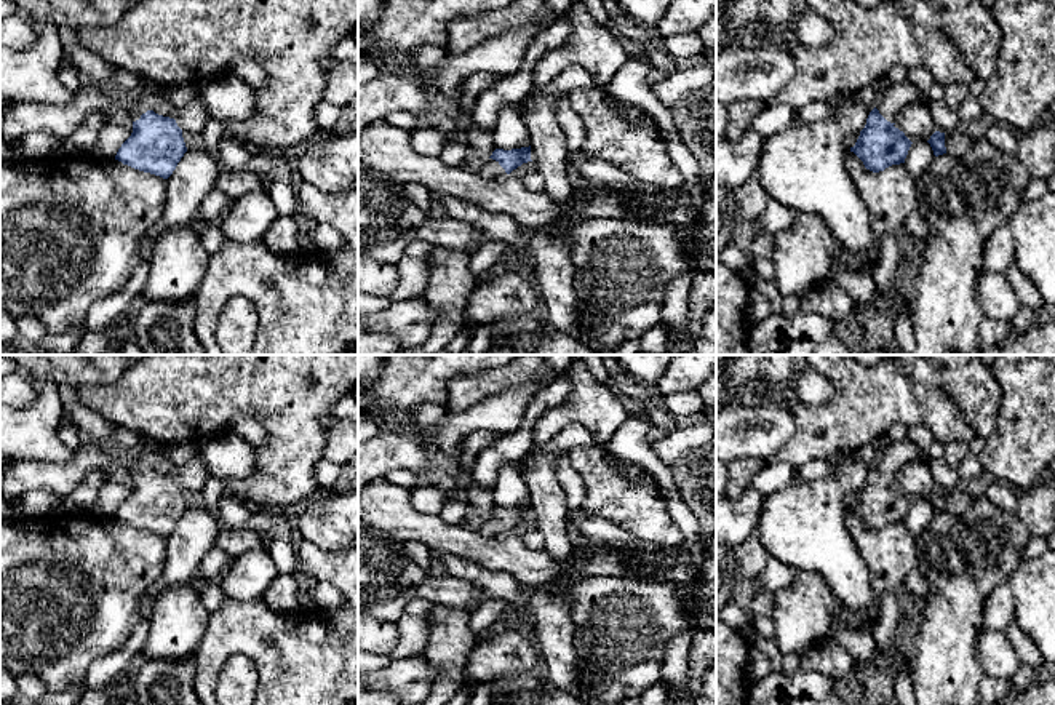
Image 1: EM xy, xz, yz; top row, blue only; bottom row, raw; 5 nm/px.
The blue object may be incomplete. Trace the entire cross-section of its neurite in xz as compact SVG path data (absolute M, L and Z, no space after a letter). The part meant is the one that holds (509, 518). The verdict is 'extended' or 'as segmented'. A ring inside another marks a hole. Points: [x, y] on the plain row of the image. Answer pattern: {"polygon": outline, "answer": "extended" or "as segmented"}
{"polygon": "M531 504L512 508L496 507L480 528L480 534L484 537L502 536L528 520L532 520Z", "answer": "extended"}

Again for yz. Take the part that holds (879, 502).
{"polygon": "M910 438L886 444L882 460L870 470L865 486L850 505L866 528L879 531L905 521L913 500L894 483L898 470L913 460L929 462Z", "answer": "extended"}

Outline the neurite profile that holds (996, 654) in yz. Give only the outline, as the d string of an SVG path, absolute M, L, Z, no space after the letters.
M983 628L977 641L977 659L986 676L1009 679L1021 660L1005 631Z

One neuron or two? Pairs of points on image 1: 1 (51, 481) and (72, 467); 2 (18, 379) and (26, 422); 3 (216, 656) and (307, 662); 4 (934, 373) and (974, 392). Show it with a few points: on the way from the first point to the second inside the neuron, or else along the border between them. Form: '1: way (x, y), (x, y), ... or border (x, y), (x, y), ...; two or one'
1: way (56, 478), (67, 472); one
2: border (23, 371), (37, 398), (16, 410); two
3: way (238, 646), (261, 646), (280, 661), (285, 661); one
4: way (943, 373), (955, 373), (964, 382); one

